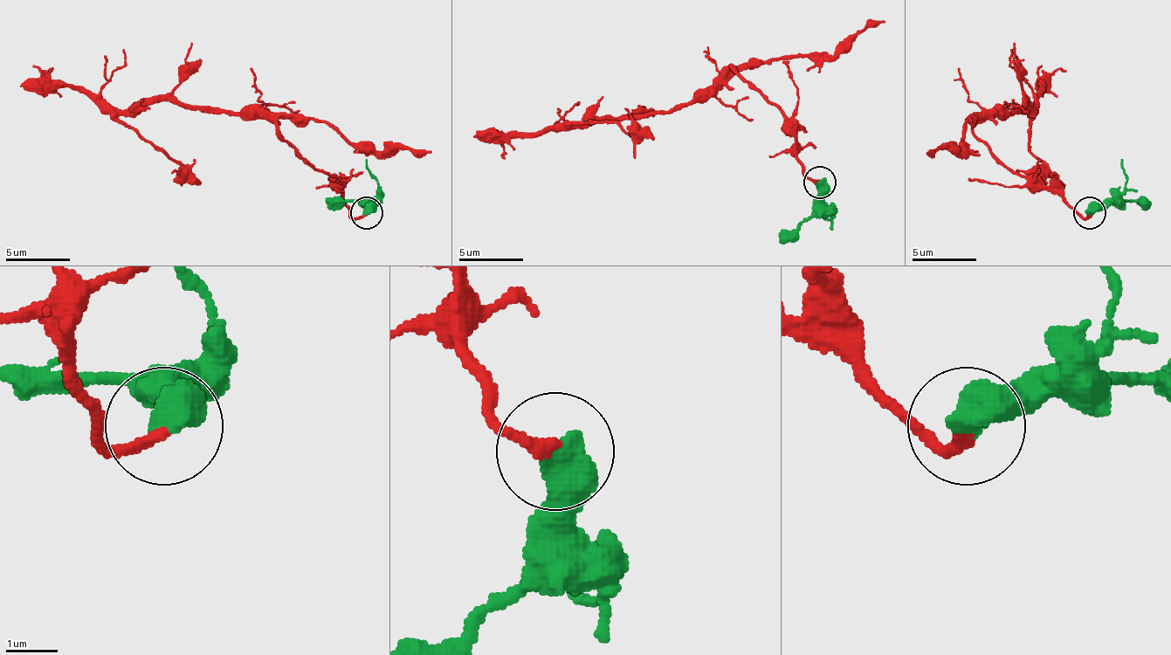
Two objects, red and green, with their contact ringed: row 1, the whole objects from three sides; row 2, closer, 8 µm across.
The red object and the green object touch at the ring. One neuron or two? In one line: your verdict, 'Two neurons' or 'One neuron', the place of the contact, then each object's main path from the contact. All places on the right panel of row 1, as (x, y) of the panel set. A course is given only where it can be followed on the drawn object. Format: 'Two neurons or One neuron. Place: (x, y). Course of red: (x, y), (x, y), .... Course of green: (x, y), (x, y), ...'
One neuron. Place: (1090, 212). Course of red: (1089, 213), (1021, 177), (972, 129), (995, 113), (1011, 113), (1024, 99), (1030, 152), (1040, 162), (1015, 175). Course of green: (1089, 213), (1118, 203), (1150, 203)

